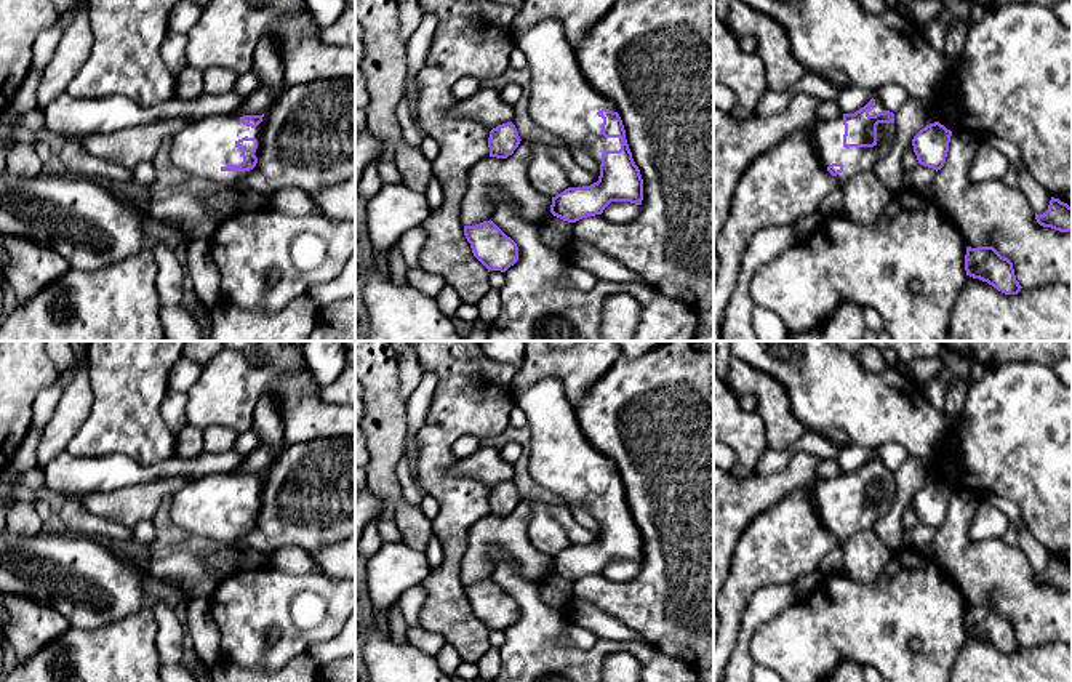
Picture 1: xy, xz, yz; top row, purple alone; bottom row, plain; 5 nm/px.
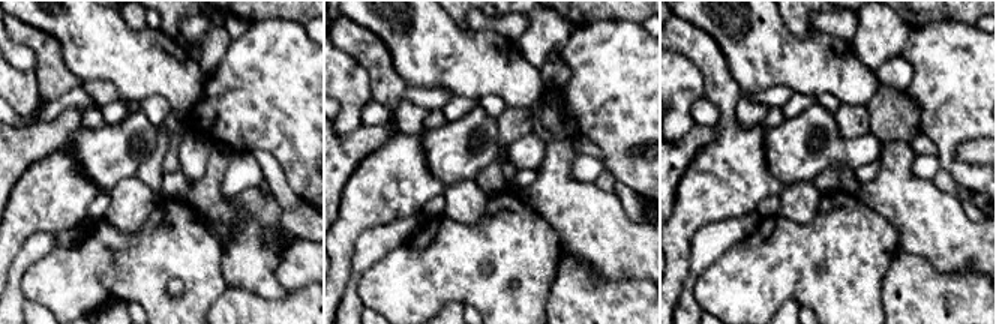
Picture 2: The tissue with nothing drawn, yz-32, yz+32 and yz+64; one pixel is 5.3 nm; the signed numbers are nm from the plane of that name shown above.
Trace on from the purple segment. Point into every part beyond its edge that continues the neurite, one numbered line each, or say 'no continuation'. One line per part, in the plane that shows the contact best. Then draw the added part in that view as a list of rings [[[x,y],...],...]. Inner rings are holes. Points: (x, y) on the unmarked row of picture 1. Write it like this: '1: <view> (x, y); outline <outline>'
1: xy (204, 505); outline [[[208,474],[194,480],[189,480],[181,490],[173,495],[171,519],[173,522],[186,530],[194,540],[202,536],[218,546],[235,544],[250,530],[222,530],[222,525],[240,524],[243,520],[242,507],[235,501],[245,495],[258,498],[258,507],[254,514],[261,509],[261,488],[262,482],[256,487],[246,485],[240,480],[240,474]]]

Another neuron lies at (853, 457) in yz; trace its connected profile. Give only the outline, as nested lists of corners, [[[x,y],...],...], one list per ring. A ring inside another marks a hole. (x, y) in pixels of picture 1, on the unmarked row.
[[[850,443],[848,447],[842,448],[837,455],[837,463],[842,472],[854,472],[861,466],[864,466],[875,453],[856,443]]]

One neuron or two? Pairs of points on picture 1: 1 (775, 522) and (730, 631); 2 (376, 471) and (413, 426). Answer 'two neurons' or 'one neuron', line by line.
1: one neuron
2: two neurons

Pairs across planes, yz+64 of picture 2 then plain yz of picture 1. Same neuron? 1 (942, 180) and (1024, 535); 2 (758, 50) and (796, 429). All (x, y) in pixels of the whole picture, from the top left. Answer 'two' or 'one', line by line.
1: two
2: two

